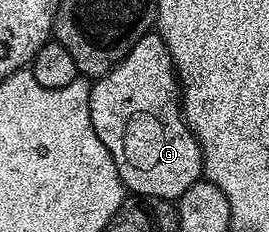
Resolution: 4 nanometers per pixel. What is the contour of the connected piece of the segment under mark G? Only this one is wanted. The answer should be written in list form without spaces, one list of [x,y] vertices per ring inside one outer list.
[[[157,32],[144,35],[103,78],[90,87],[90,115],[96,136],[108,148],[120,172],[123,187],[134,196],[177,200],[193,182],[203,177],[202,149],[182,115],[182,99],[174,61]]]

